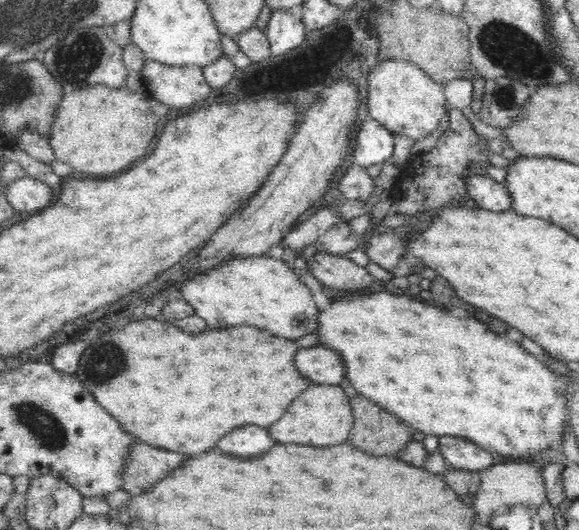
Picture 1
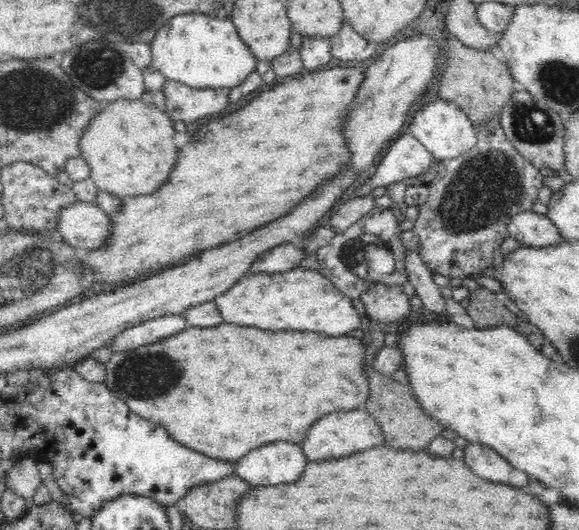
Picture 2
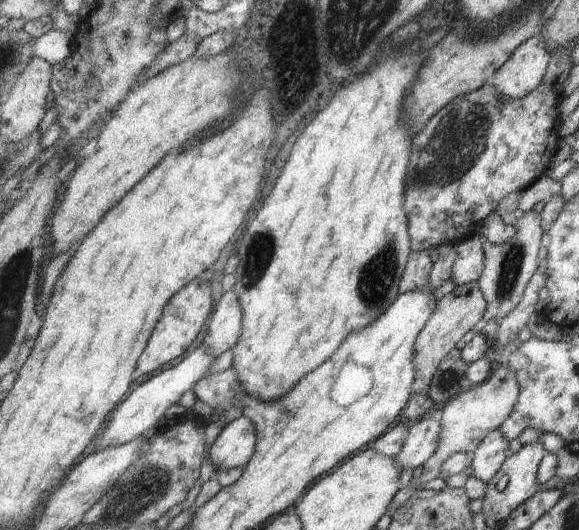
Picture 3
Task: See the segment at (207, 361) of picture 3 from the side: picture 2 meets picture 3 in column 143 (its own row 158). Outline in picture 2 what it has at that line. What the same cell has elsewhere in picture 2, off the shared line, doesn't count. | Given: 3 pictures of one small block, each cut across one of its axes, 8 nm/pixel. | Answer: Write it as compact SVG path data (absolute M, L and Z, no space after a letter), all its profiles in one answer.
M410 132L400 135L398 140L390 144L390 150L380 161L376 173L355 190L354 197L370 195L378 186L388 187L392 182L400 182L424 172L433 162L432 156Z

